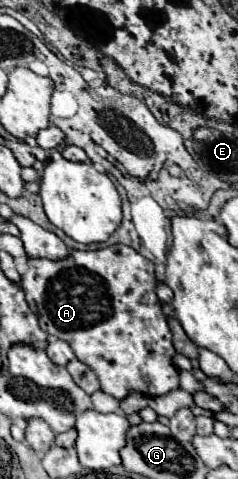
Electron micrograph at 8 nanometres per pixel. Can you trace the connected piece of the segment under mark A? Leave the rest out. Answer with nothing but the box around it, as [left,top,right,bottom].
[21,245,179,401]

